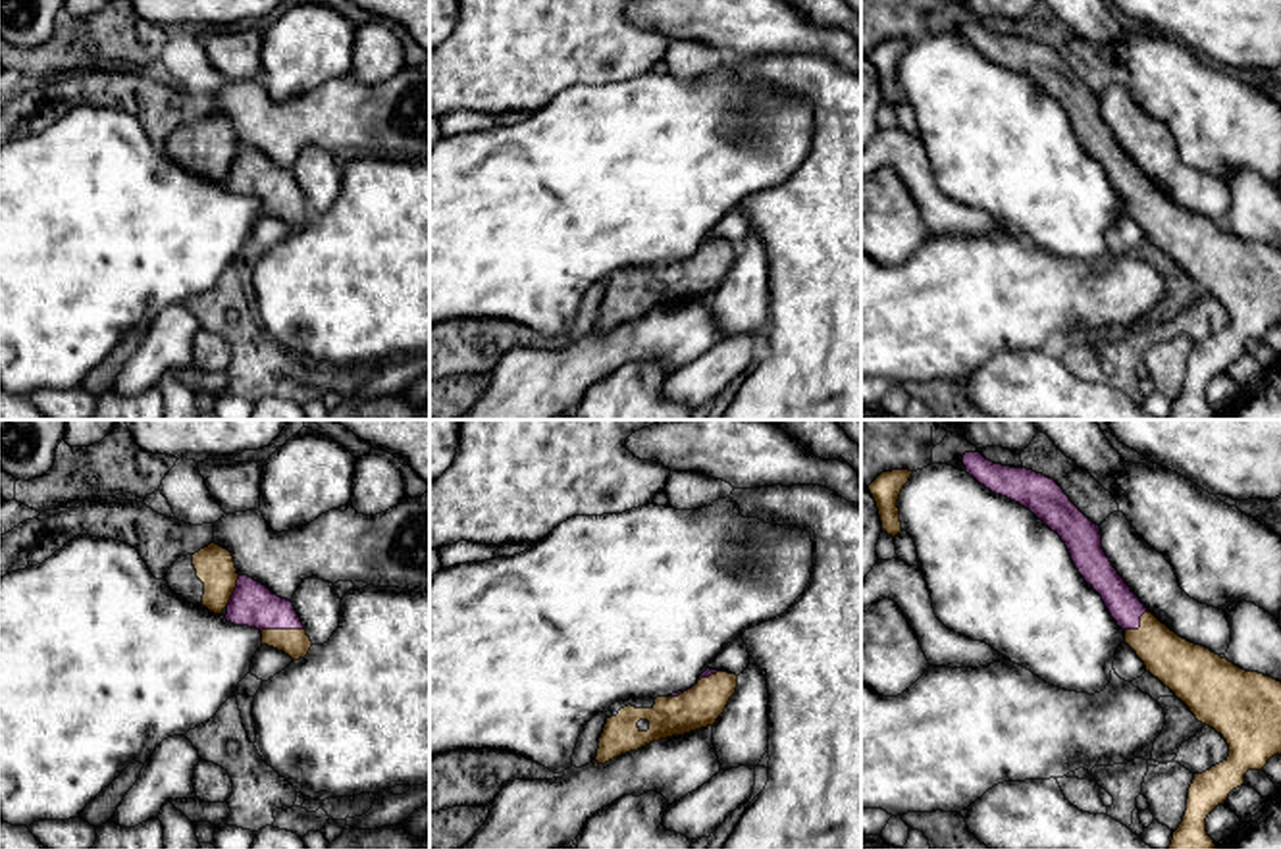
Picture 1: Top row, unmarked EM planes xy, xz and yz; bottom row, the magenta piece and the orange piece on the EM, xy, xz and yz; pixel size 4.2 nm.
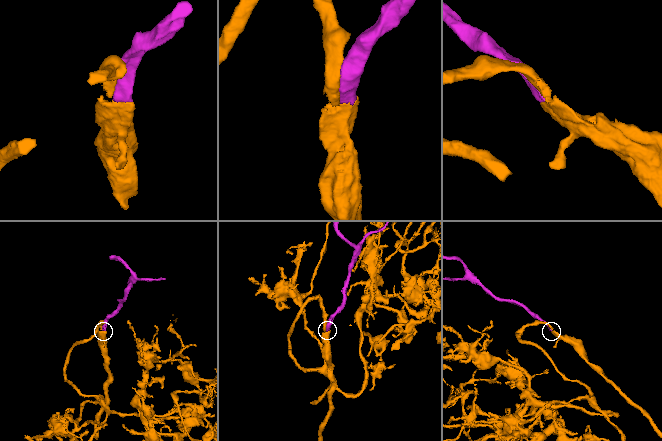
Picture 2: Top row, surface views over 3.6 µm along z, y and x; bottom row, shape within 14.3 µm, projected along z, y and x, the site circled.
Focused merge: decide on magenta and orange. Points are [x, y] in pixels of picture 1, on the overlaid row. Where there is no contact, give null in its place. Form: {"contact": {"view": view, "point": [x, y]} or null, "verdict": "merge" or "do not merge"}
{"contact": {"view": "xy", "point": [282, 628]}, "verdict": "merge"}

